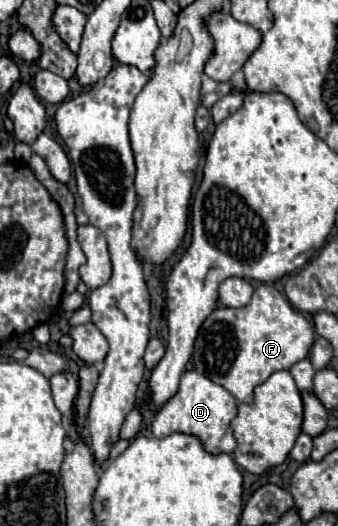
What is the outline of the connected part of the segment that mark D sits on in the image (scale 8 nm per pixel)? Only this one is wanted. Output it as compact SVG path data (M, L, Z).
M195 370L181 376L179 392L153 416L153 434L157 438L169 434L191 434L197 436L209 454L231 454L235 450L235 438L231 430L231 420L237 412L237 400L219 384L197 374Z

